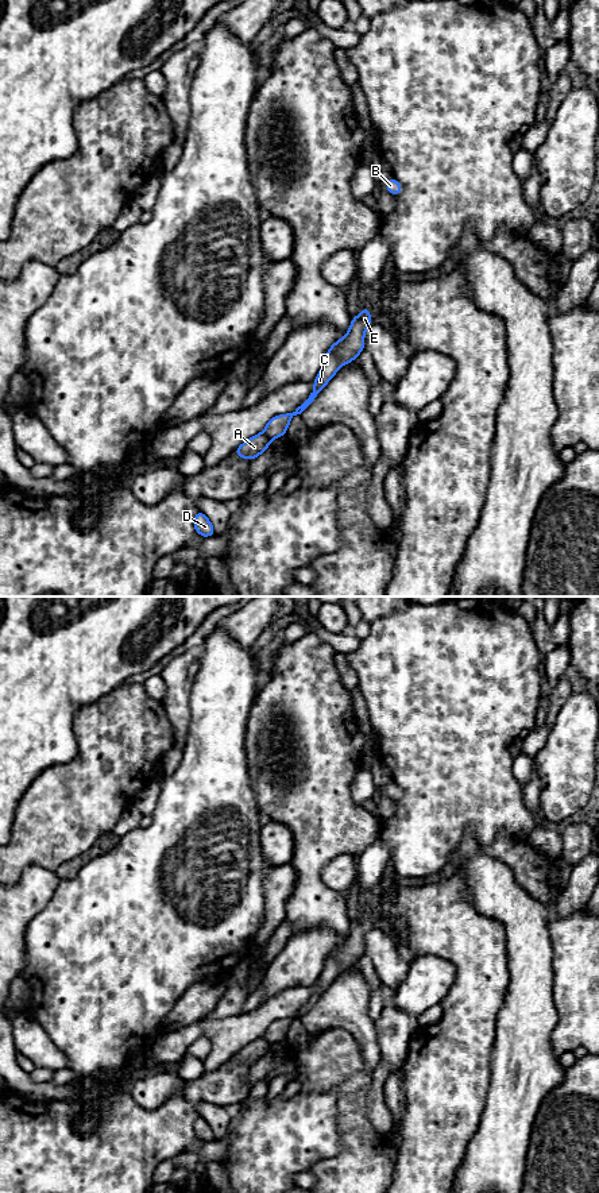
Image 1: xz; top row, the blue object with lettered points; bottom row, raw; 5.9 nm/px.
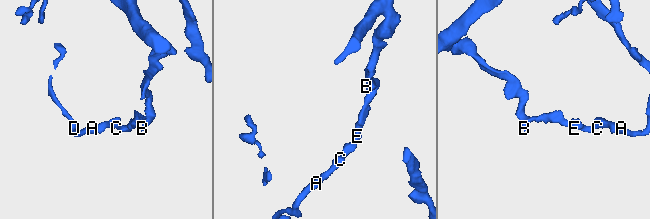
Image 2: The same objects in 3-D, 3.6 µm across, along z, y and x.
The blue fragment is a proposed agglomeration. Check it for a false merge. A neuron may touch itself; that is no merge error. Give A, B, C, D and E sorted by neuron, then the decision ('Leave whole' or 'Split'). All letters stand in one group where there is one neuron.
Groups: A D / B C E. Split

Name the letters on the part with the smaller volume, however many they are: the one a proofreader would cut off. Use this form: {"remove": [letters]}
{"remove": ["A", "D"]}

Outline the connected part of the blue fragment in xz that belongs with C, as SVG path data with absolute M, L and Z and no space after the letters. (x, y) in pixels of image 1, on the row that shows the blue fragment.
M363 305L363 312L359 316L352 317L349 331L345 336L333 343L328 350L324 364L313 381L314 387L309 398L293 413L274 416L270 418L263 432L267 437L277 439L285 436L291 418L301 414L314 401L317 394L335 377L337 370L343 364L356 360L359 354L364 350L364 331L371 324L370 306Z

